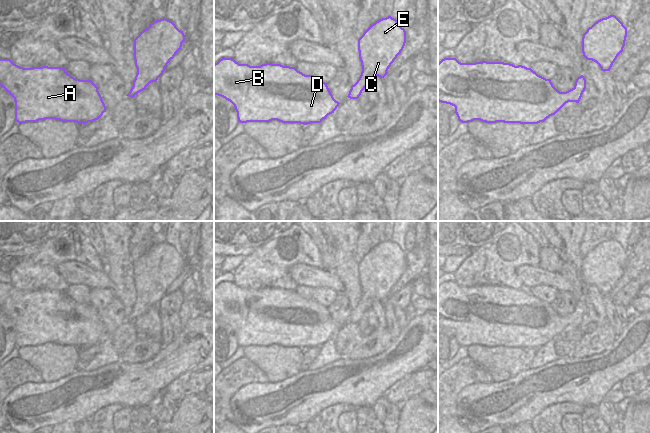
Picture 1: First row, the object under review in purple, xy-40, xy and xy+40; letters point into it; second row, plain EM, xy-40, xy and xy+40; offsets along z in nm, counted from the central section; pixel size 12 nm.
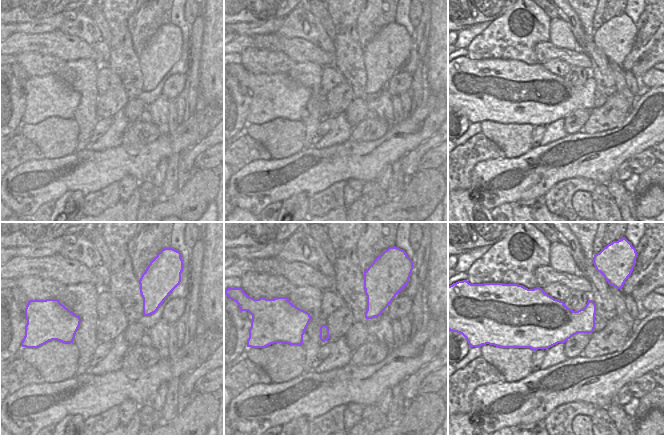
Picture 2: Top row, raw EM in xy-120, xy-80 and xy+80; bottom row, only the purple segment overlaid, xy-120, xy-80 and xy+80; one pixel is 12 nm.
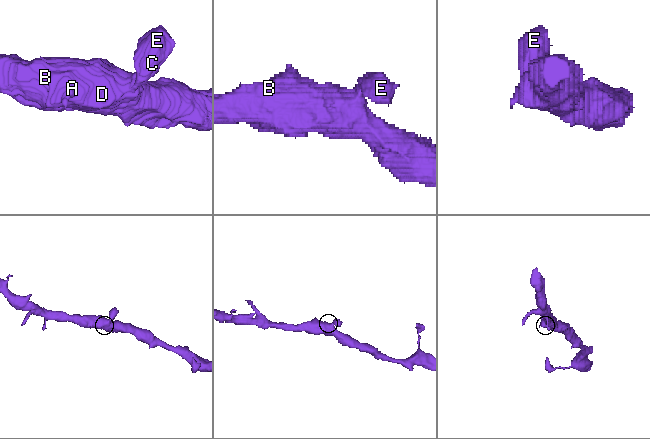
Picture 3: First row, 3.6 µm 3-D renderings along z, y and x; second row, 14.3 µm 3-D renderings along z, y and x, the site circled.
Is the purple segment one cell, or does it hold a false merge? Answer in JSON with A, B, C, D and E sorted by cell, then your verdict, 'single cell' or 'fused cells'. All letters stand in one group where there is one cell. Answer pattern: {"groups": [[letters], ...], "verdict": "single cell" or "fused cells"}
{"groups": [["A", "B", "C", "D", "E"]], "verdict": "single cell"}

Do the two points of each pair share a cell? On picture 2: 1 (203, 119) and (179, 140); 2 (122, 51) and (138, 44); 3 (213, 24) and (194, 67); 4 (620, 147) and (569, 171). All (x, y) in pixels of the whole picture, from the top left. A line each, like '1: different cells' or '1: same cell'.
1: same cell
2: different cells
3: different cells
4: same cell

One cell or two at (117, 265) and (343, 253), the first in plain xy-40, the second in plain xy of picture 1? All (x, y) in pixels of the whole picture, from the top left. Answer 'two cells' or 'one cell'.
one cell

